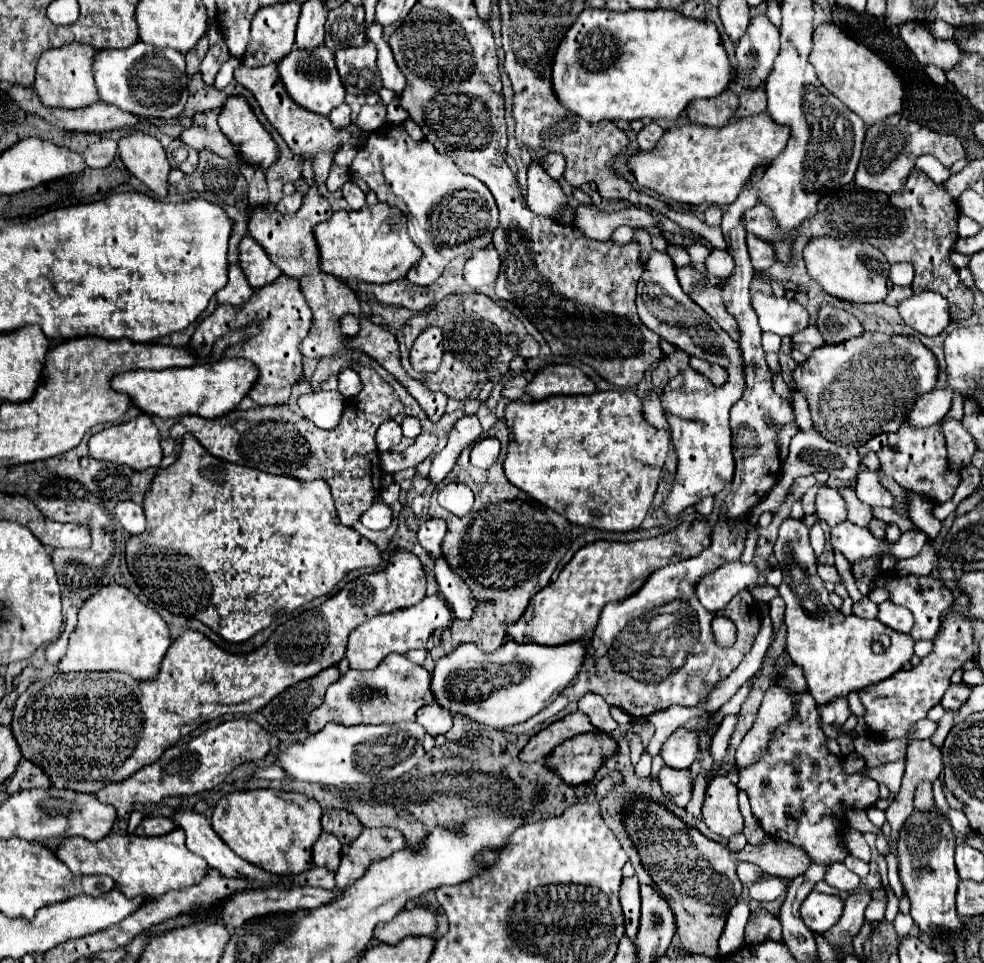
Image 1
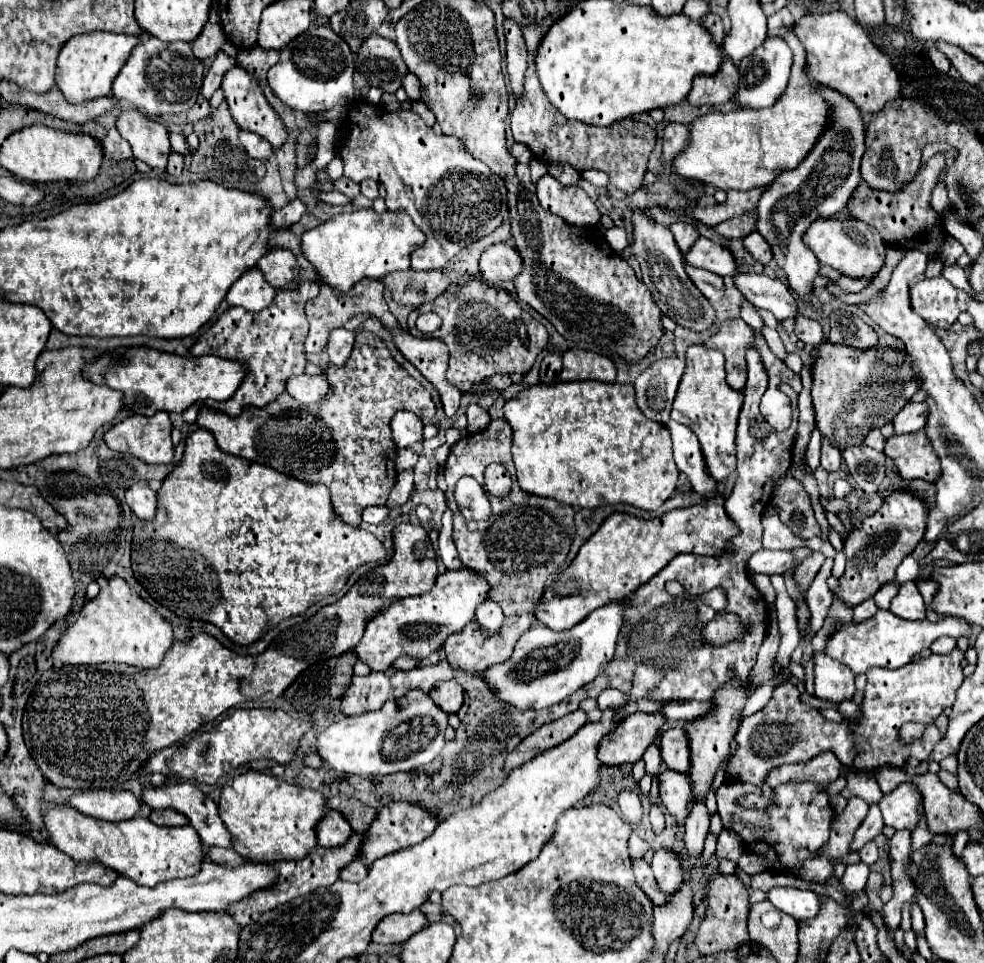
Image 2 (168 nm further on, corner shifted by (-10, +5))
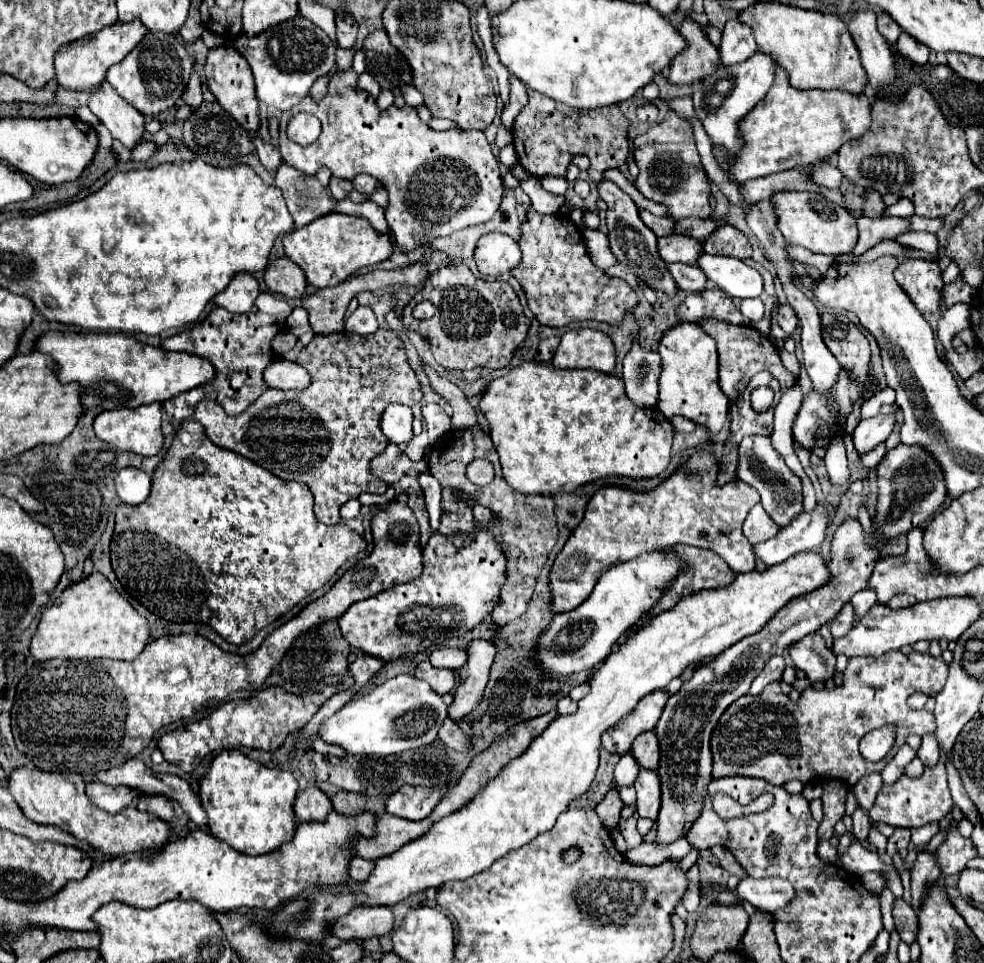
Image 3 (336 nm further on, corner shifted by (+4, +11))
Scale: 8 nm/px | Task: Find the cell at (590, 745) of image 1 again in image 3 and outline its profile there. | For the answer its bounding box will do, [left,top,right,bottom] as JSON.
[602,689,670,755]

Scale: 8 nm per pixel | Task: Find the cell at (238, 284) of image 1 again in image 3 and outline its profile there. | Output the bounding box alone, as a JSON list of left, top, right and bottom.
[214,273,260,313]

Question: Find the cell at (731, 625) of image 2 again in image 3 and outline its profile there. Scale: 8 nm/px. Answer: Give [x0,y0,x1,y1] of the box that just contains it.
[262,551,830,943]

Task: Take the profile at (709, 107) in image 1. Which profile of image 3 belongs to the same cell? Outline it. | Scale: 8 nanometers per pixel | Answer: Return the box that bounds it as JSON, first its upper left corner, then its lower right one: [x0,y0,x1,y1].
[668,17,720,85]

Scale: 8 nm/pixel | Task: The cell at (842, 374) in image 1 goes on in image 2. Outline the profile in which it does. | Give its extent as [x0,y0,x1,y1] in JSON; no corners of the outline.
[812,341,920,447]

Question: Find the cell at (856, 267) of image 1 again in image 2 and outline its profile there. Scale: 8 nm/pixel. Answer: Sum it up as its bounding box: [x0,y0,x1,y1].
[804,219,886,281]

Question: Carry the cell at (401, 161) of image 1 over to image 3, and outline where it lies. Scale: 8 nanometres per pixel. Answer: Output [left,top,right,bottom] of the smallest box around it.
[278,67,504,251]

